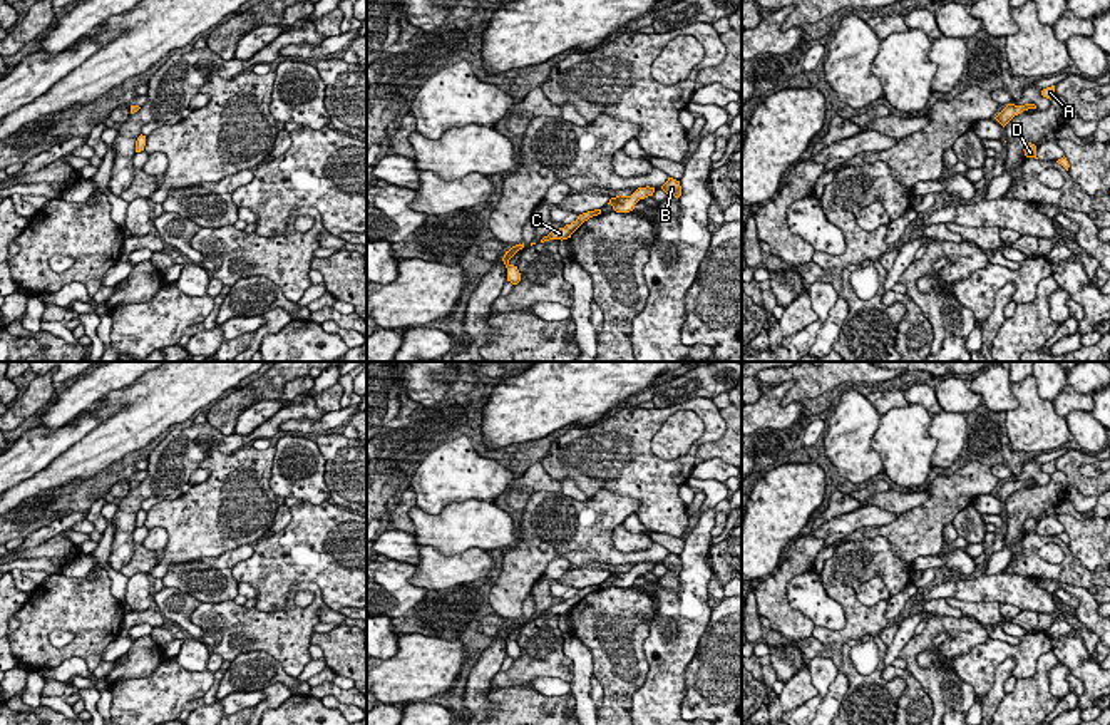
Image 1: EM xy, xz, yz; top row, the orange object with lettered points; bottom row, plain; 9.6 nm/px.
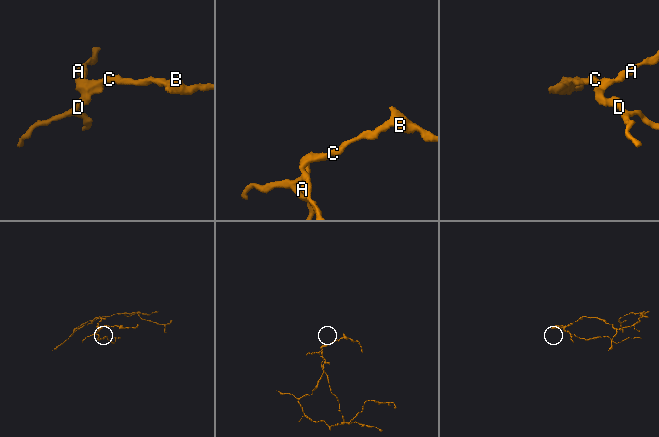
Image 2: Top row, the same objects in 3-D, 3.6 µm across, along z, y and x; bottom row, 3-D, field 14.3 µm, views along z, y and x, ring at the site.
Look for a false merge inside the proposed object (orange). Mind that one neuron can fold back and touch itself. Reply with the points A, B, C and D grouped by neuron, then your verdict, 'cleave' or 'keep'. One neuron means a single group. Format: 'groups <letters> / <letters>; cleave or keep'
groups A B C D; keep

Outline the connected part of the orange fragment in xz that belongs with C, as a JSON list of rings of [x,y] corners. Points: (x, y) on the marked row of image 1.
[[[601,209],[583,213],[571,224],[566,224],[564,228],[551,231],[547,236],[544,236],[541,239],[541,243],[549,241],[549,239],[561,239],[561,241],[568,239],[584,221],[588,221],[589,218],[598,216],[598,214],[601,214]]]

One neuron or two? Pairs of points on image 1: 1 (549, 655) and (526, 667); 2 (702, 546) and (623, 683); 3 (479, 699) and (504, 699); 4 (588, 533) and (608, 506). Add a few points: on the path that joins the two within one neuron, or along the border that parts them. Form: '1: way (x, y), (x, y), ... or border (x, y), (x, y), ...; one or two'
1: way (544, 655), (531, 665); one
2: border (653, 610), (645, 640), (648, 673), (638, 687); two
3: border (488, 692), (494, 707); two
4: way (593, 526), (606, 513); one

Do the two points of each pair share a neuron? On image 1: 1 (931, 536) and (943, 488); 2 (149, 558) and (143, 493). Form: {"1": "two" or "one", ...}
{"1": "one", "2": "two"}

